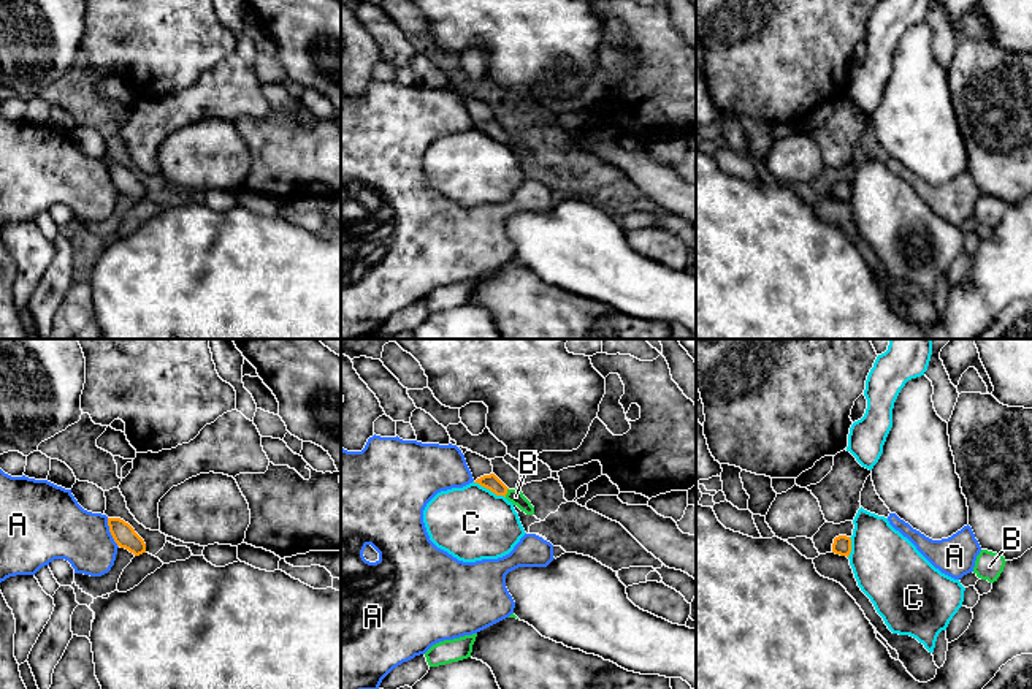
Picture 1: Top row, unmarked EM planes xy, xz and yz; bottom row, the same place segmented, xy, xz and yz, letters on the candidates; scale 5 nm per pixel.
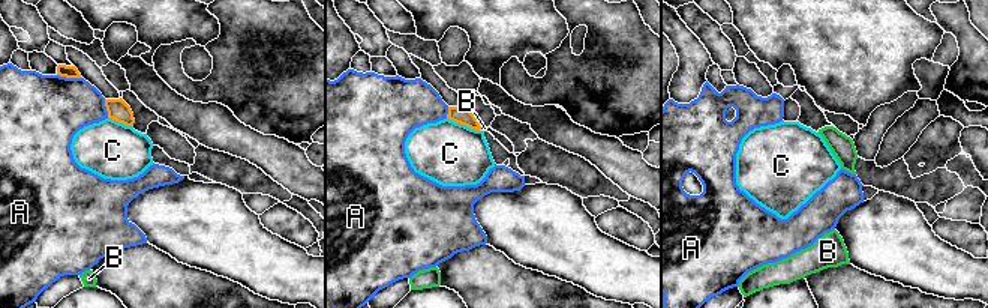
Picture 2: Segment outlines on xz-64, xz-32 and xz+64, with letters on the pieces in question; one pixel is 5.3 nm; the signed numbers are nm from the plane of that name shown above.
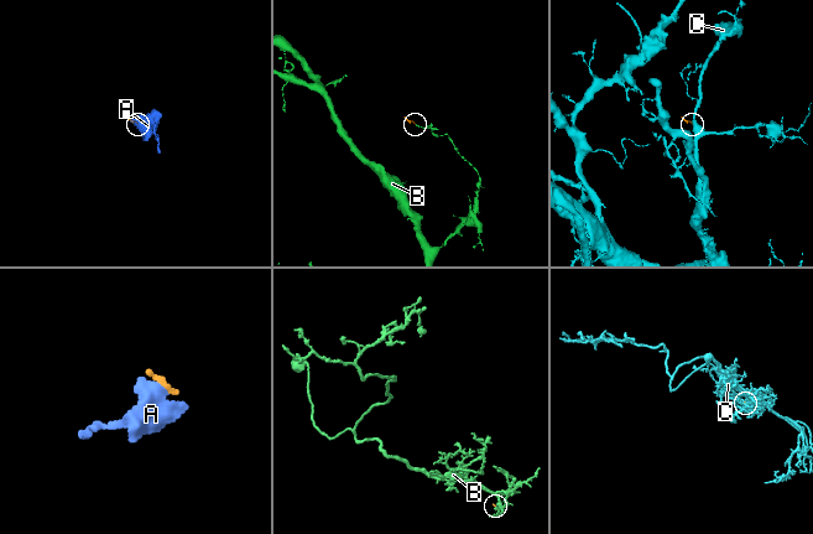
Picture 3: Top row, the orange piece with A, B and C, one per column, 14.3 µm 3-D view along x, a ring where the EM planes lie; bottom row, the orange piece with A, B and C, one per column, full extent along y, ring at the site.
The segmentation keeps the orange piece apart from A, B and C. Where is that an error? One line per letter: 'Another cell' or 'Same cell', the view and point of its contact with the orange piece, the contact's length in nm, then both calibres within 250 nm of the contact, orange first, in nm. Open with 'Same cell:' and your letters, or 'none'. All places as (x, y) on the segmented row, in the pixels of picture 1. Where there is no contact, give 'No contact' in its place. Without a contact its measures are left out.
Same cell: B
A: Another cell. Touches orange at xy (110, 531). Shared border 160 nm. Thickness 110 nm (orange) against 300 nm
B: Same cell. Touches orange at xz (506, 493). Shared border 50 nm. Thickness 80 nm (orange) against 80 nm
C: Another cell. Touches orange at xz (489, 488). Shared border 190 nm. Thickness 80 nm (orange) against 380 nm

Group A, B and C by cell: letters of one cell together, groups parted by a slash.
A / B / C

